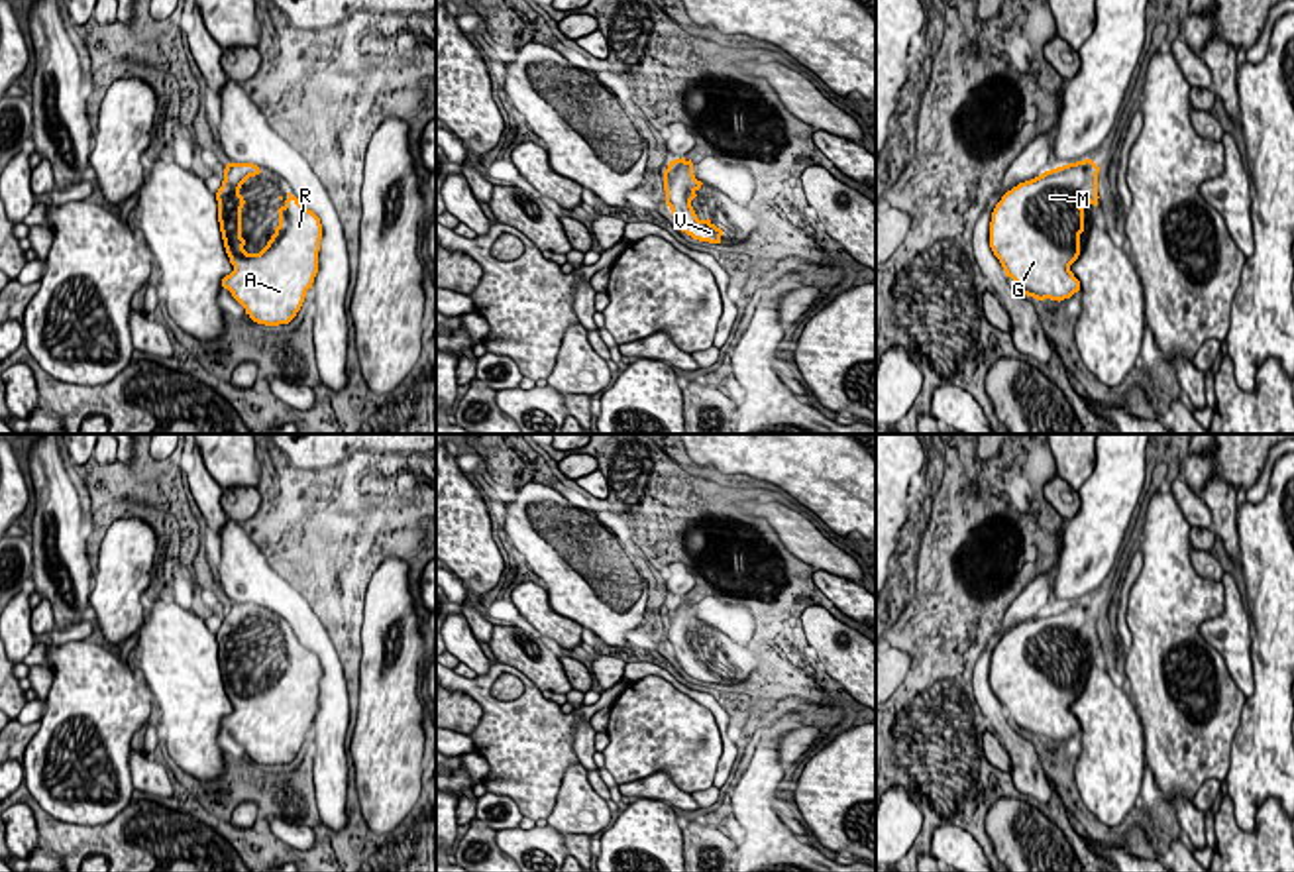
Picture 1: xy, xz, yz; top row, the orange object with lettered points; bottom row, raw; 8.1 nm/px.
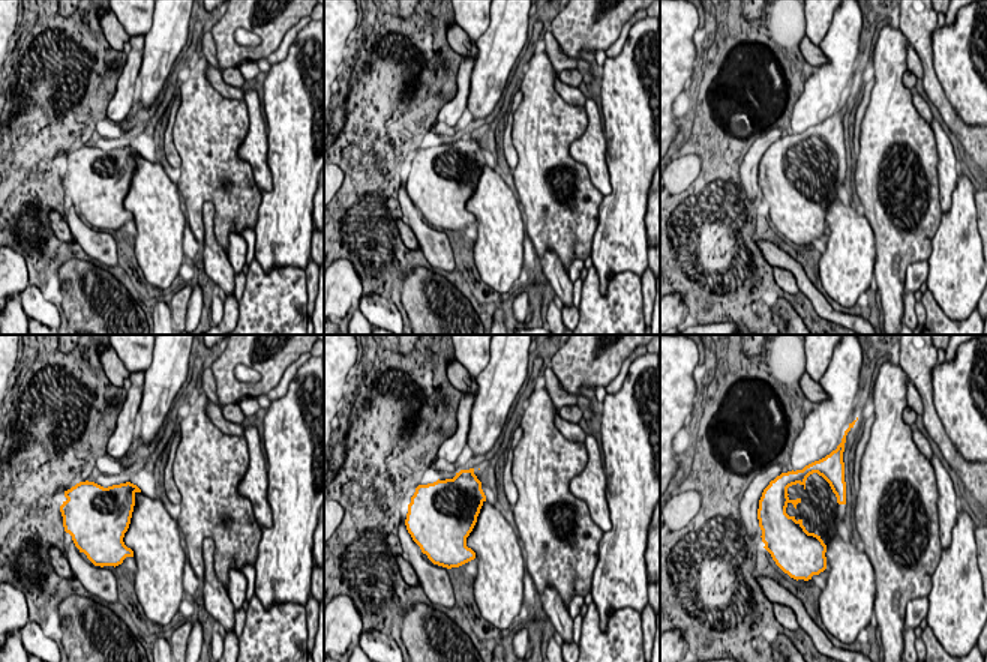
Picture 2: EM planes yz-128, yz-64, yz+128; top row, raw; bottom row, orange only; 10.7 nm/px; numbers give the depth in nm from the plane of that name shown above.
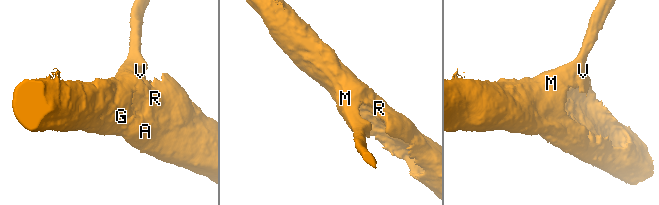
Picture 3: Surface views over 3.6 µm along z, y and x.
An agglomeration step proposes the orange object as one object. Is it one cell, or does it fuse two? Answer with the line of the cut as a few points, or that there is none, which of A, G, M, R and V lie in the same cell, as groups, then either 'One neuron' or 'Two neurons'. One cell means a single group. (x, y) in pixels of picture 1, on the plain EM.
No split. Groups: A G M R V. One neuron

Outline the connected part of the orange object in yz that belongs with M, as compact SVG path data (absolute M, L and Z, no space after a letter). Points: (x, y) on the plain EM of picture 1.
M1092 599L1068 603L1019 623L996 644L990 687L1023 735L1064 740L1080 731L1070 705L1080 695L1082 642L1098 646Z

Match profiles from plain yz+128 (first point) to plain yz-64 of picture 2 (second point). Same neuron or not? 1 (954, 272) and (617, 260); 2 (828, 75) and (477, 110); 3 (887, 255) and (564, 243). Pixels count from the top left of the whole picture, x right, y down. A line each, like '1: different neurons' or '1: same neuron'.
1: same neuron
2: same neuron
3: same neuron

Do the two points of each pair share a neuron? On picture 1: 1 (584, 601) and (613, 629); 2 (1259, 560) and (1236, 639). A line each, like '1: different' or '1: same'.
1: same
2: same

